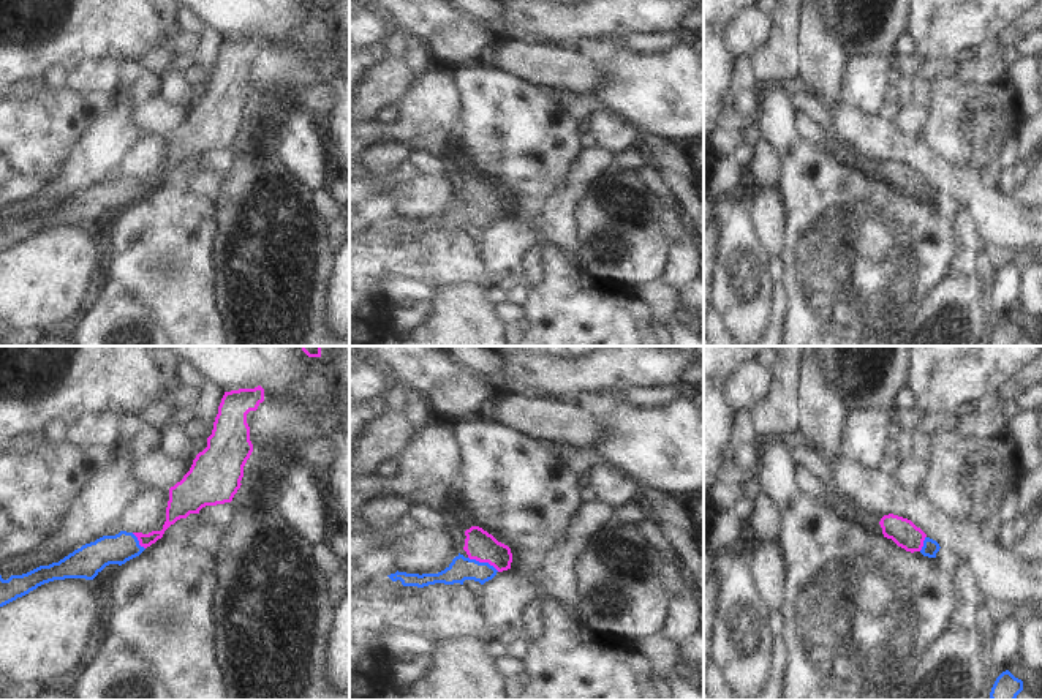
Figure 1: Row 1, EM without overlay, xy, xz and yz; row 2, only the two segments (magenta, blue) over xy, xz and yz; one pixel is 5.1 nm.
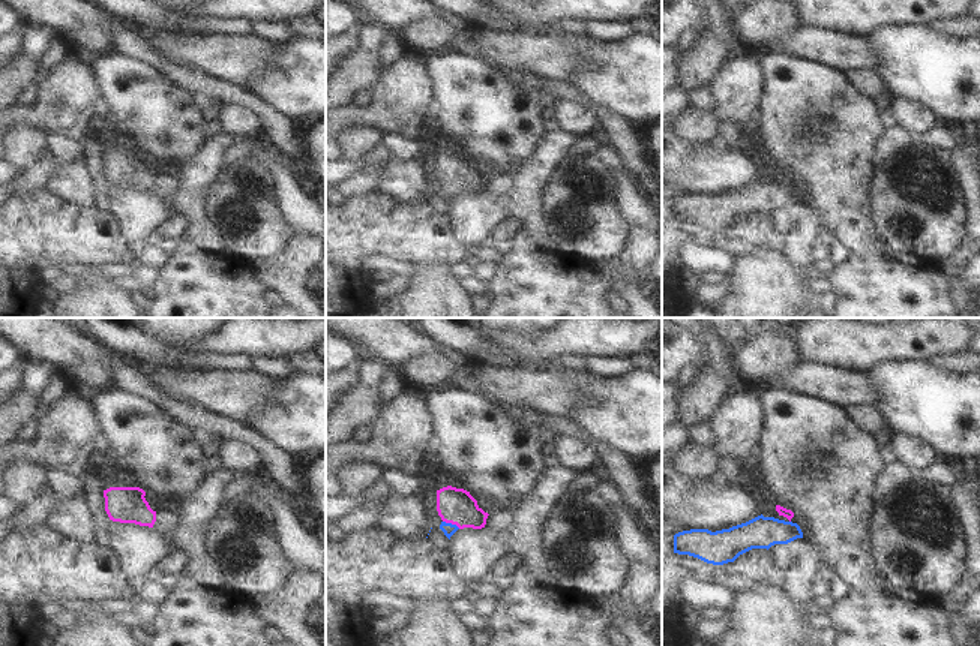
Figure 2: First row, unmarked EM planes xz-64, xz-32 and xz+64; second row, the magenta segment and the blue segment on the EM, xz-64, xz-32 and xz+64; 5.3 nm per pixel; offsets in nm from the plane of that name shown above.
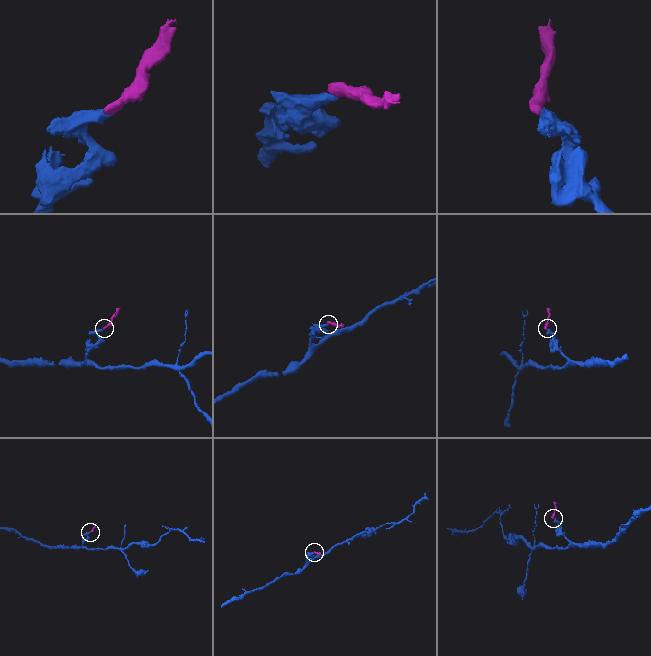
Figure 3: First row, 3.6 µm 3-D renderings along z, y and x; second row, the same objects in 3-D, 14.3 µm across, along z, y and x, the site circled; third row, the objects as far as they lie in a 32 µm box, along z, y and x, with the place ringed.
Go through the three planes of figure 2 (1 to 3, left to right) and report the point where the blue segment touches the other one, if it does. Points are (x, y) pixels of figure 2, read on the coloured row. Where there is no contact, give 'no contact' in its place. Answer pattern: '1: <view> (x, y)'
1: no contact
2: xz-32 (452, 523)
3: no contact

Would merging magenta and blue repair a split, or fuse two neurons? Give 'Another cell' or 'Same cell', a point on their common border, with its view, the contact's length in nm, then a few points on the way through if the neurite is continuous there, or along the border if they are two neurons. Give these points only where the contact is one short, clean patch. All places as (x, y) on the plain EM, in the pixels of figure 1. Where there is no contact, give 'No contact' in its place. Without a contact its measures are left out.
Same cell. Touches magenta at xz (484, 207). Shared border 180 nm. Path across: xz (479, 191), (484, 198), (484, 207), (460, 215).

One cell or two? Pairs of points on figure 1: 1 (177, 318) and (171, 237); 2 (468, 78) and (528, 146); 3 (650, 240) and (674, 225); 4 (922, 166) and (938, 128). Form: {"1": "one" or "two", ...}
{"1": "one", "2": "one", "3": "two", "4": "two"}

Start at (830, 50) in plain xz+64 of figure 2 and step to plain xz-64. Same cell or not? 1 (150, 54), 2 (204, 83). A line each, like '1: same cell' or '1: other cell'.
1: other cell
2: other cell

